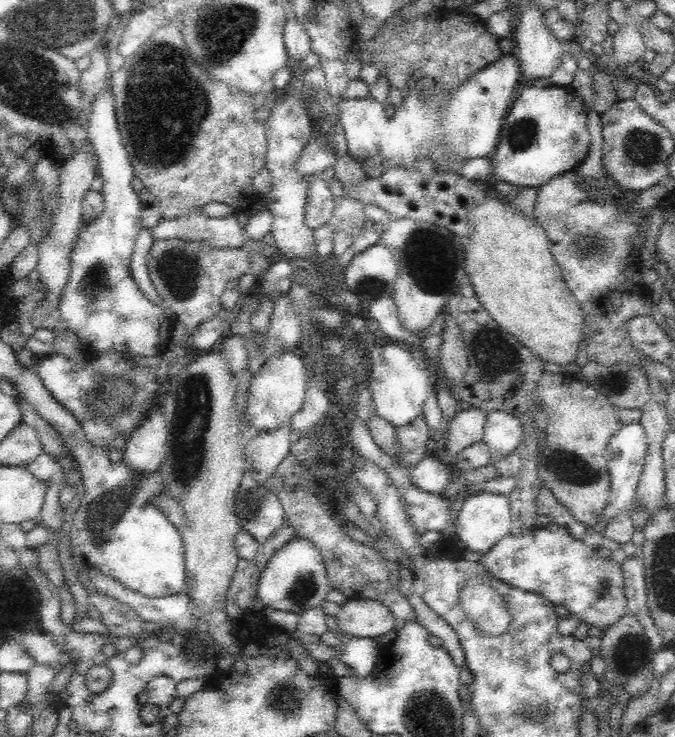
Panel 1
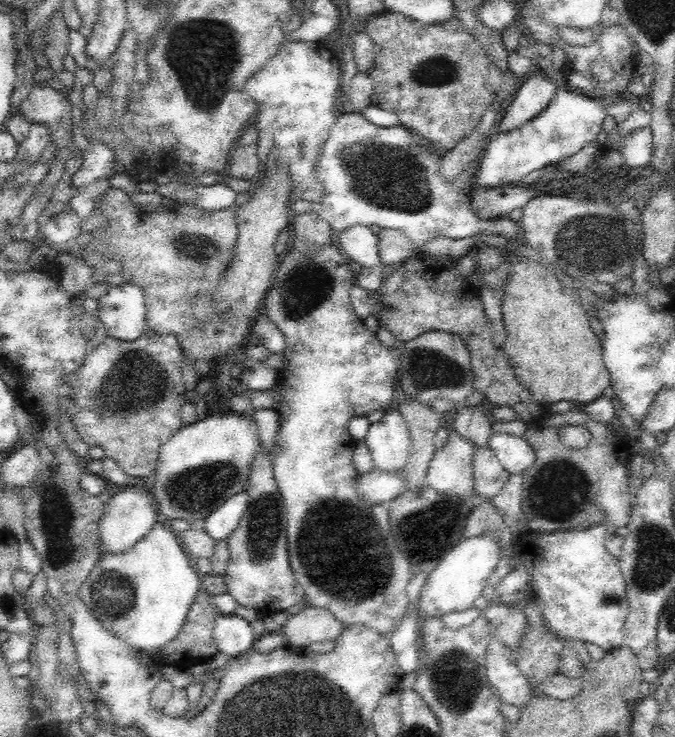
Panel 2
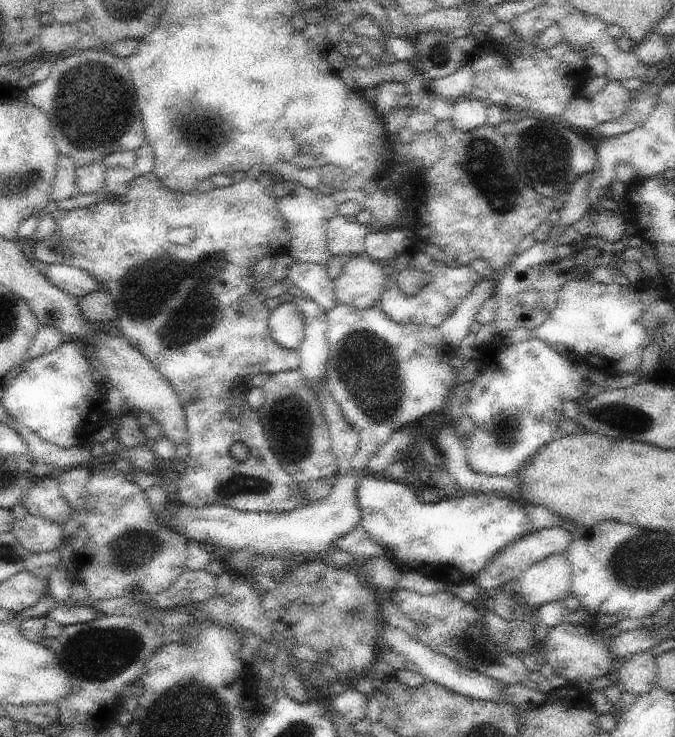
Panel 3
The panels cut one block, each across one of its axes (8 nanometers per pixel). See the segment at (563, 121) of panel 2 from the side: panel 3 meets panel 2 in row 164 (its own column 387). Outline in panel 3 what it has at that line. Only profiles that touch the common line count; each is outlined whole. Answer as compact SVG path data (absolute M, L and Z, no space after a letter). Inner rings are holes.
M363 471L363 474L357 480L357 501L360 507L363 529L368 532L369 537L372 537L385 548L386 555L390 556L393 561L396 561L403 570L414 569L422 572L425 576L433 576L436 580L444 583L462 584L466 580L474 581L475 576L479 575L480 569L483 569L488 562L493 562L493 558L498 551L503 551L507 544L515 542L515 540L526 536L530 532L528 528L527 504L522 504L522 502L518 502L516 498L513 499L512 497L502 498L499 493L457 493L451 497L446 496L444 499L440 499L439 502L425 503L414 494L412 488L403 484L402 481L388 480L384 476L372 475Z

